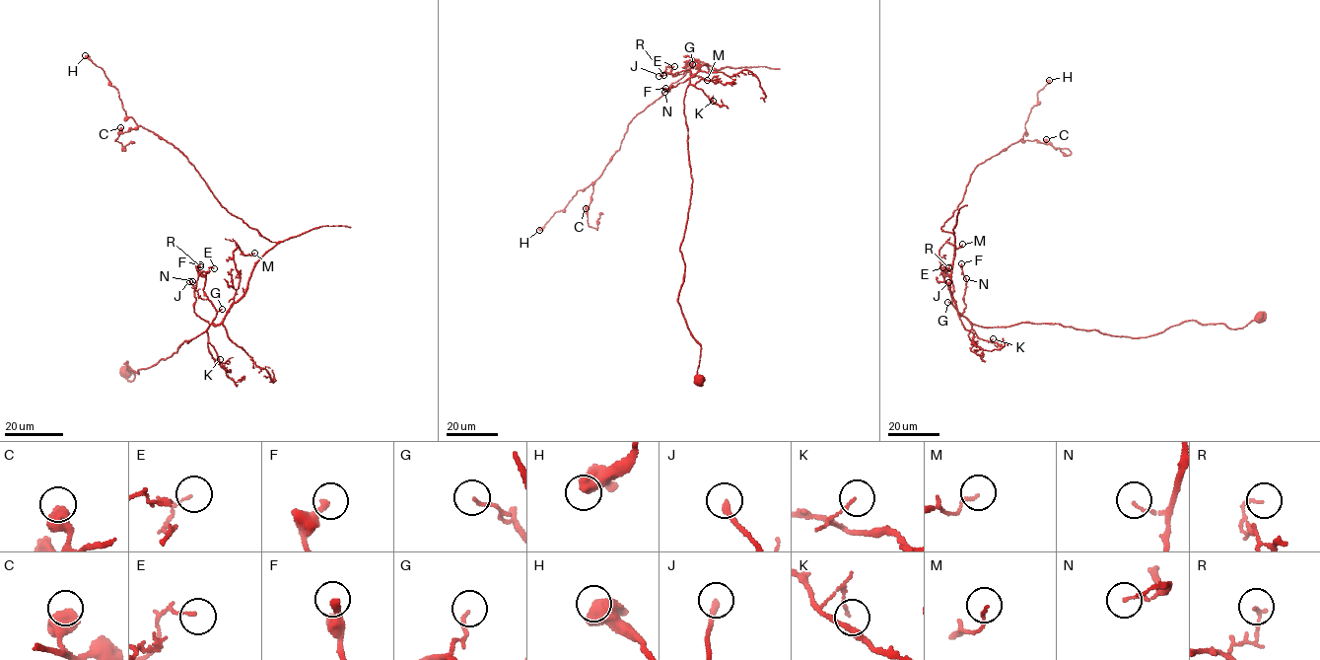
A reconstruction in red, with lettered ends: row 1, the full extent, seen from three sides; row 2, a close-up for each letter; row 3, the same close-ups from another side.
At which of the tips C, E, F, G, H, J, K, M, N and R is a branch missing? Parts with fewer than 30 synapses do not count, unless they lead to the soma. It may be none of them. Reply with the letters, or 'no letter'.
no letter

